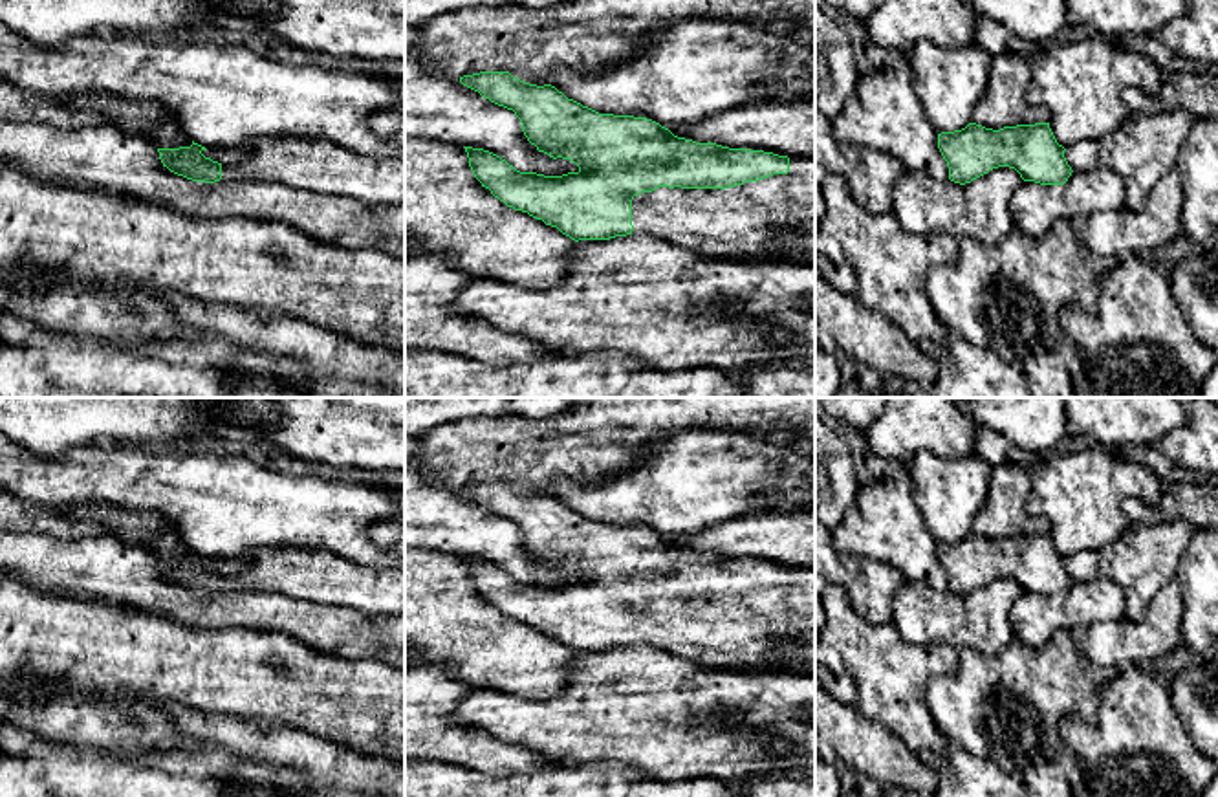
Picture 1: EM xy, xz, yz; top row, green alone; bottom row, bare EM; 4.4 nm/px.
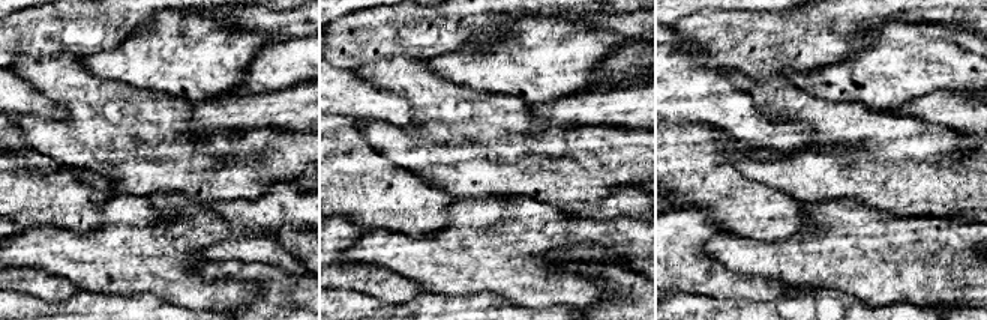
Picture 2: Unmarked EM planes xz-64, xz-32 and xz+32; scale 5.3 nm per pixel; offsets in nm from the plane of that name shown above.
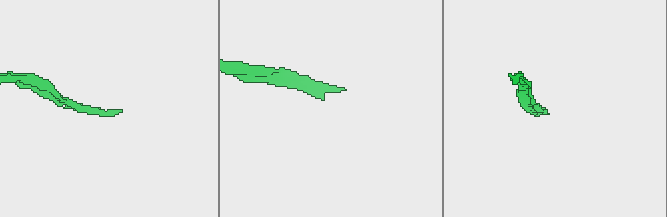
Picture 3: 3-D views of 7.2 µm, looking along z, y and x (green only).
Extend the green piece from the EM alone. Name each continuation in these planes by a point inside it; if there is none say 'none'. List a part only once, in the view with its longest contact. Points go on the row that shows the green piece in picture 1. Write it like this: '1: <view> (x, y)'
1: xz (726, 224)

